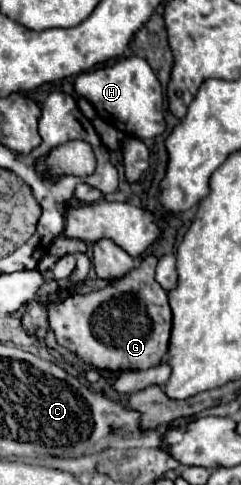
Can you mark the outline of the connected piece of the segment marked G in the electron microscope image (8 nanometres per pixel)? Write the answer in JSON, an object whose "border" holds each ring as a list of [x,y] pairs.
{"border":[[[146,255],[140,267],[110,287],[88,295],[72,295],[58,305],[50,305],[48,321],[56,341],[98,369],[126,371],[158,365],[168,353],[172,311],[168,293],[154,279],[156,263],[158,259],[154,255]]]}

